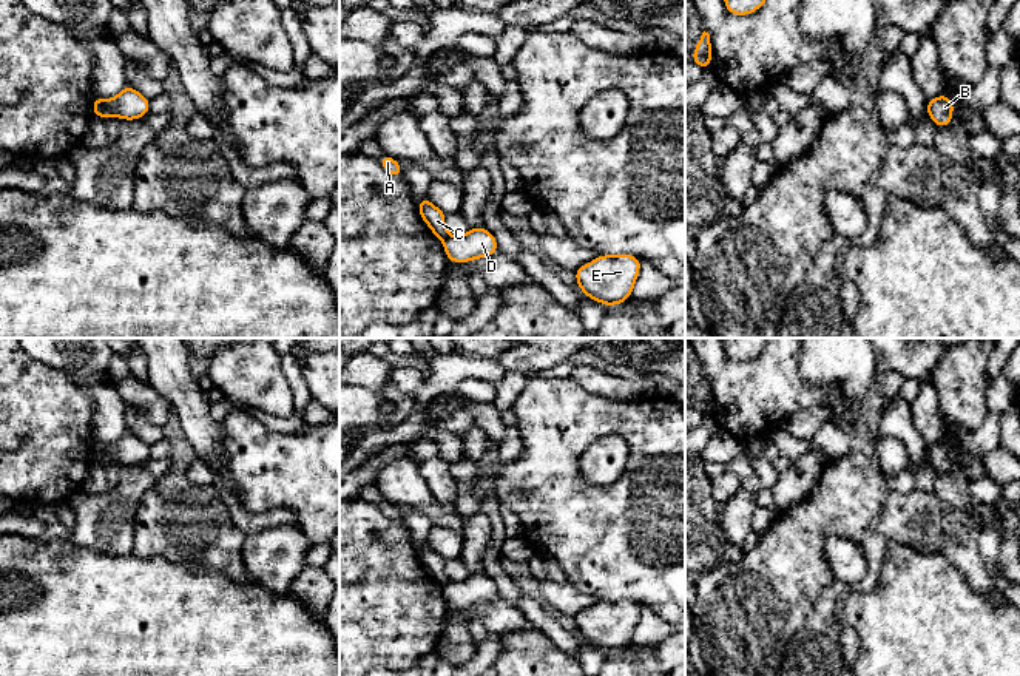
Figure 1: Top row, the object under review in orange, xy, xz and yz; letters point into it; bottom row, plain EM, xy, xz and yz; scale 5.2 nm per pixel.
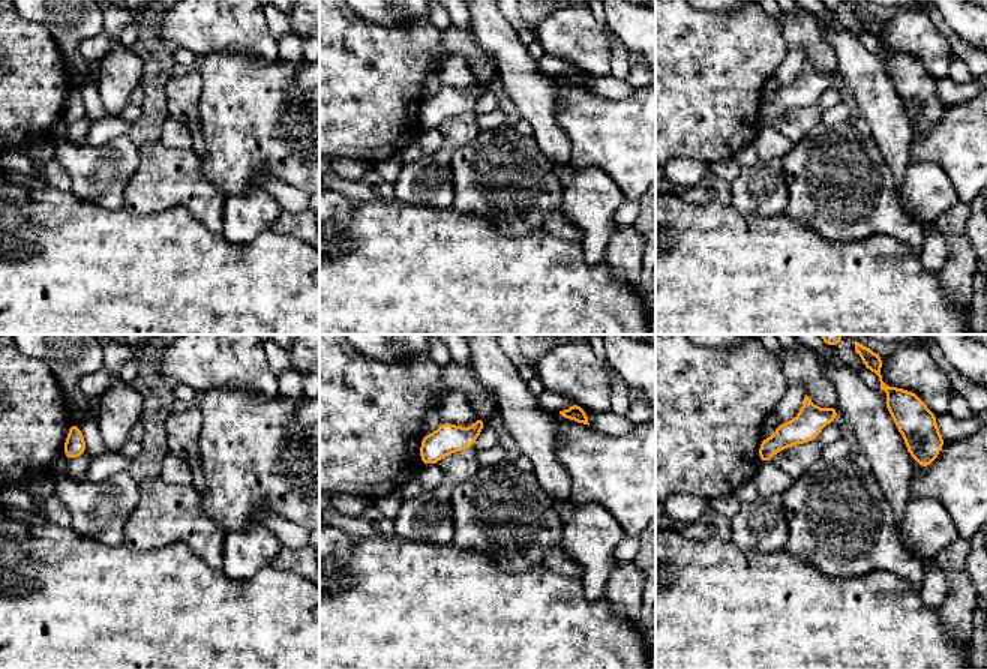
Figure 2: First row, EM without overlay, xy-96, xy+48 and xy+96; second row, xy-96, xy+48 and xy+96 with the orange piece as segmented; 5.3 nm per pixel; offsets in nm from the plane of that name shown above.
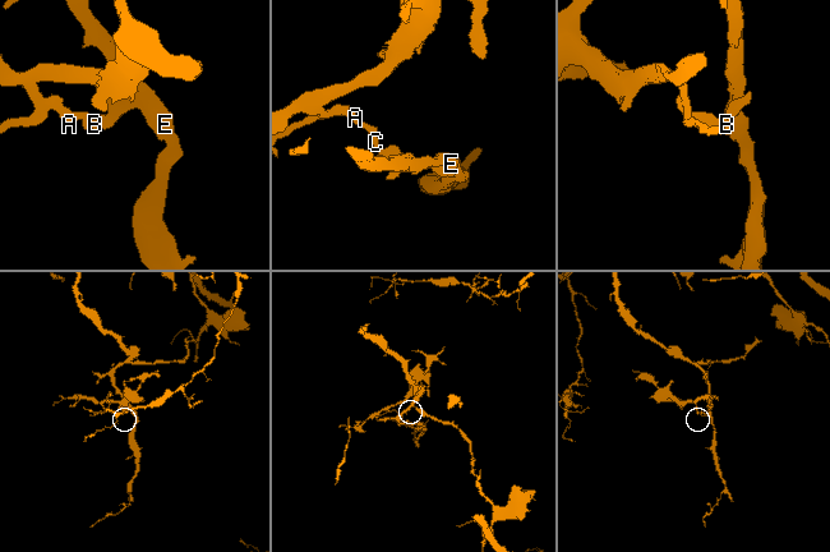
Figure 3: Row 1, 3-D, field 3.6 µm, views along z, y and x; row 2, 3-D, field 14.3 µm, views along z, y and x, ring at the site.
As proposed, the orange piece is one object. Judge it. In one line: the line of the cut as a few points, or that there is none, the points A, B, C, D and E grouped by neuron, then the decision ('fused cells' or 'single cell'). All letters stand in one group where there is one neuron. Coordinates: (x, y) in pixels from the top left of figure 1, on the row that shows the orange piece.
xy (102, 101), (102, 113), (99, 116) | A C / B D E | fused cells

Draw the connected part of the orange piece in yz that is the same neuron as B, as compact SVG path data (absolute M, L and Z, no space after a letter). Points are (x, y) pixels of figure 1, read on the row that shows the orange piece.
M940 94L929 103L929 117L937 127L952 125L952 111L955 108L954 102L946 96Z

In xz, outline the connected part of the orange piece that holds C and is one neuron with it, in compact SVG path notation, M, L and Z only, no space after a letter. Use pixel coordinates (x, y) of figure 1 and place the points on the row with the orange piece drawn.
M426 196L417 207L421 219L431 228L431 232L440 239L444 241L451 236L444 225L446 213L435 207L429 196Z

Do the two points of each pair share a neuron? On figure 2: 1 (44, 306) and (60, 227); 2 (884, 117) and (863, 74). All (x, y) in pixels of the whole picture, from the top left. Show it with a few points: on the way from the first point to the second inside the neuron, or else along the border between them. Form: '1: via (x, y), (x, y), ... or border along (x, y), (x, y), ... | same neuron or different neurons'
1: via (59, 287), (59, 246) | same neuron
2: via (881, 107), (869, 84) | same neuron

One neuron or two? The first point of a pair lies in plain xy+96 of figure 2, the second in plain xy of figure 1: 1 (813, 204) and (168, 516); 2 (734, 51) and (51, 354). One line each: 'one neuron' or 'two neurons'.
1: one neuron
2: two neurons

